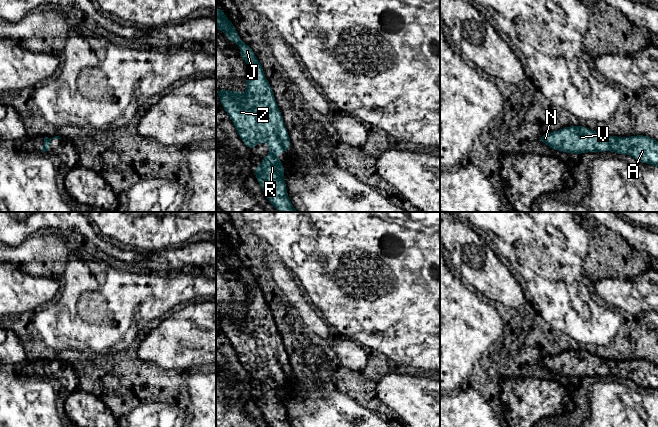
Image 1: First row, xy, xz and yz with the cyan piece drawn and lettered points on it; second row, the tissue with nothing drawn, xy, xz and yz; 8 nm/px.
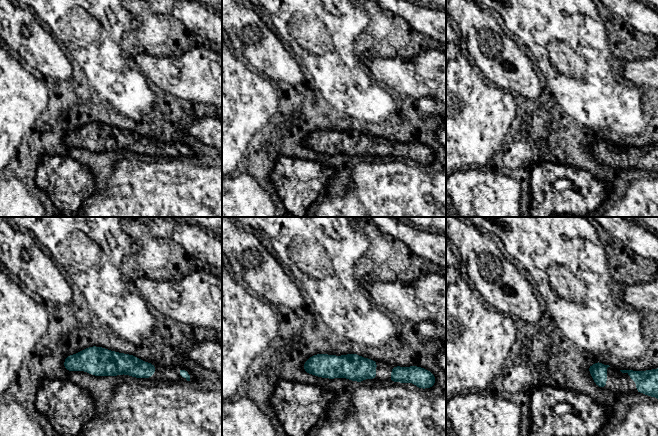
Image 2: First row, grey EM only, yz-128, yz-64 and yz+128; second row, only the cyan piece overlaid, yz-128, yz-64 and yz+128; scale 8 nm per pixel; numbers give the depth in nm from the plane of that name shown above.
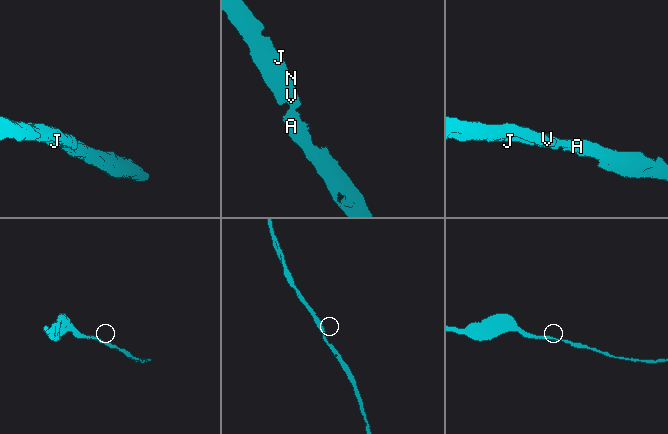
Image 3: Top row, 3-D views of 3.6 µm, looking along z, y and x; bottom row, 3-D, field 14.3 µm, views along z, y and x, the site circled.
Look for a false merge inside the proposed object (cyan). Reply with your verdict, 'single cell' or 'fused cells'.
single cell

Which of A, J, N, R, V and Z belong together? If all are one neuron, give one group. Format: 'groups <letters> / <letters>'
groups A J N R V Z

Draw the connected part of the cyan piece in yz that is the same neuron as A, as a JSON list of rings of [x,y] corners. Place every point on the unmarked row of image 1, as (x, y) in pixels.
[[[569,350],[546,356],[540,366],[567,378],[610,375],[630,379],[637,385],[658,391],[658,365],[645,359],[618,361],[604,359],[584,350]]]

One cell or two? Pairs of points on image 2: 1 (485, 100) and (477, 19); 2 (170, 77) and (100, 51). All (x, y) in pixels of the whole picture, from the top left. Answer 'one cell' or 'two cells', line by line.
1: two cells
2: two cells

